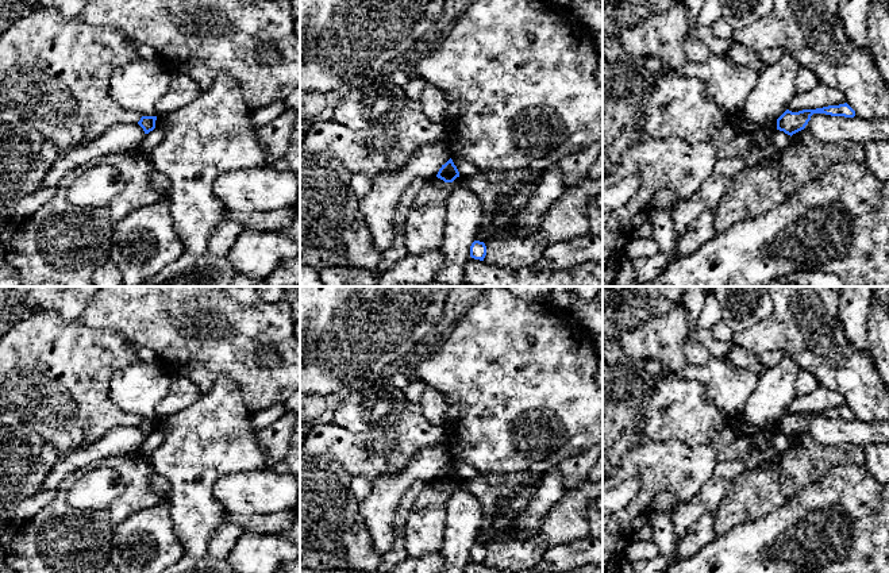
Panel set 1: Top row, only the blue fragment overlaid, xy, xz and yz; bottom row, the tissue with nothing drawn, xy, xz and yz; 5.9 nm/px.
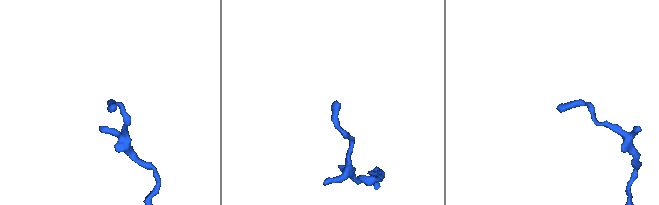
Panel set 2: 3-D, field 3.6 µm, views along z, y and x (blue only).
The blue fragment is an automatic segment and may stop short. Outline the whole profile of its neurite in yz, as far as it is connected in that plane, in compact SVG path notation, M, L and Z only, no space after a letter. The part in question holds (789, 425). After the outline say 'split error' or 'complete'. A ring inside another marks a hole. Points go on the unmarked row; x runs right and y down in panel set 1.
M847 405L839 408L828 408L816 412L803 412L798 415L792 415L786 412L777 422L777 432L784 434L785 437L792 439L793 437L805 431L813 416L826 416L831 419L844 419L844 420L855 419L855 414Z; complete

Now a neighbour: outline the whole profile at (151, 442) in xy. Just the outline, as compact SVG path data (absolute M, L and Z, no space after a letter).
M159 430L154 431L145 438L138 454L145 458L150 458L151 454L162 445L165 434Z

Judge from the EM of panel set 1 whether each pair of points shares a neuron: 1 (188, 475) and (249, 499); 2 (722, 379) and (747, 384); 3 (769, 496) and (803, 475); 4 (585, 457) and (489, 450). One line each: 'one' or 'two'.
1: two
2: one
3: two
4: two

